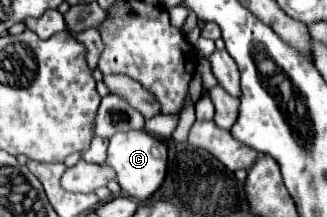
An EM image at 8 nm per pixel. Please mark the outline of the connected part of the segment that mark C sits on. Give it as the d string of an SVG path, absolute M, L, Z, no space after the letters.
M144 130L116 132L110 138L106 162L110 168L114 168L116 180L120 184L122 192L126 192L126 196L130 196L130 198L146 200L150 194L156 192L156 188L162 184L164 174L166 174L166 160L168 160L166 146Z

